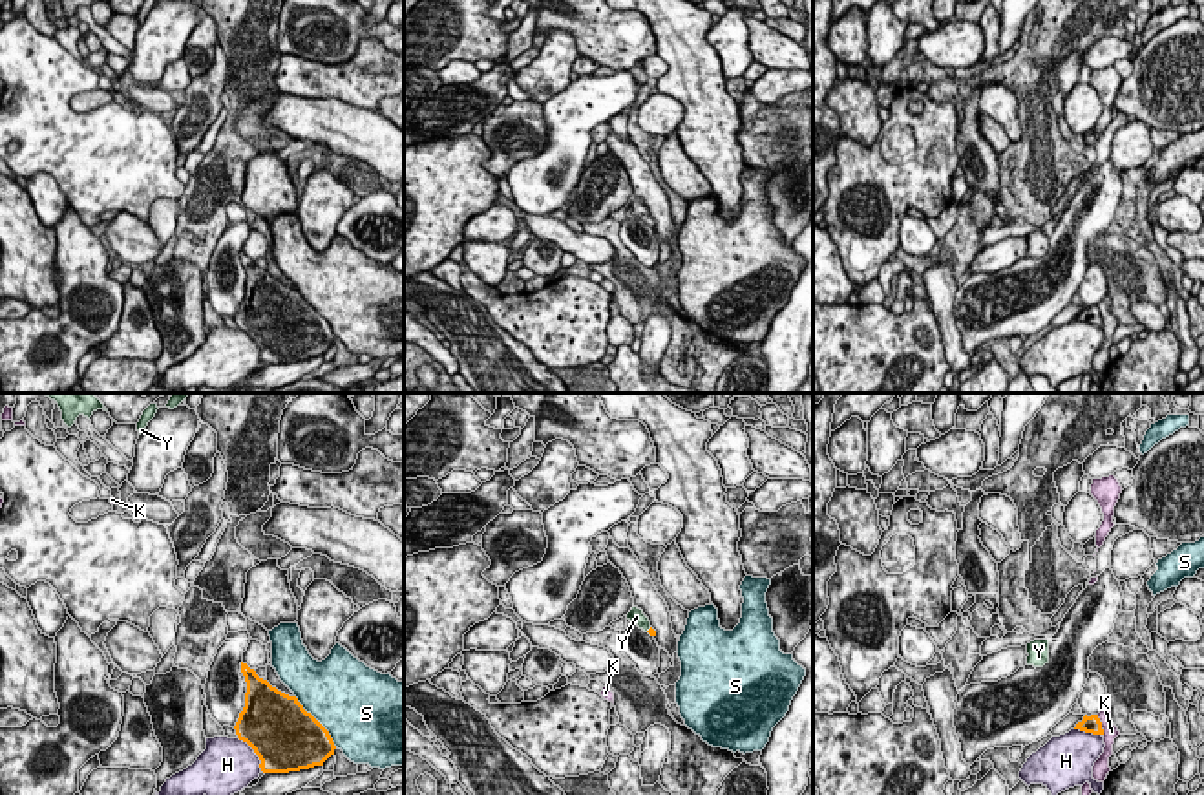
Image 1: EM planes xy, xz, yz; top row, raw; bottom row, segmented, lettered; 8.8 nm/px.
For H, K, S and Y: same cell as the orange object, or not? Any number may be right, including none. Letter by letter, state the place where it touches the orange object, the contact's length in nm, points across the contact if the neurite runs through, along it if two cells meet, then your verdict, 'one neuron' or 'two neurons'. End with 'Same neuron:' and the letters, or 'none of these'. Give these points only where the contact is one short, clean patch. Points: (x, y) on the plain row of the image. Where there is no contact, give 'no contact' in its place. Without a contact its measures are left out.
H: meets orange in xy at (254, 342); contact 380 nm long; two neurons
K: meets orange in yz at (1100, 317); contact 200 nm long; border along yz (1097, 306), (1102, 326); two neurons
S: meets orange in xy at (316, 311); contact 600 nm long; two neurons
Y: meets orange in xz at (649, 220); contact 70 nm long; runs through xz (651, 222), (649, 220), (636, 207); one neuron
Same neuron: Y

